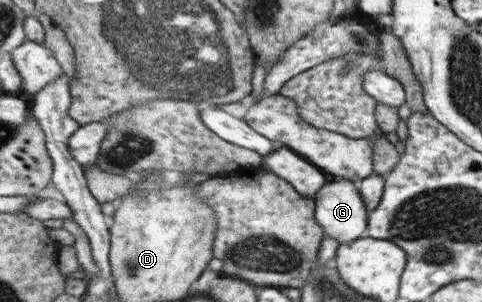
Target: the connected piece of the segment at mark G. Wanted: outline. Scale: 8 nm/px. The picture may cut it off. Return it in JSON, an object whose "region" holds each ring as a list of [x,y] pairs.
{"region":[[[342,179],[325,181],[321,188],[316,190],[313,200],[315,200],[316,224],[323,230],[324,238],[331,238],[340,245],[366,235],[368,211],[365,210],[365,202],[357,192],[355,182]]]}

